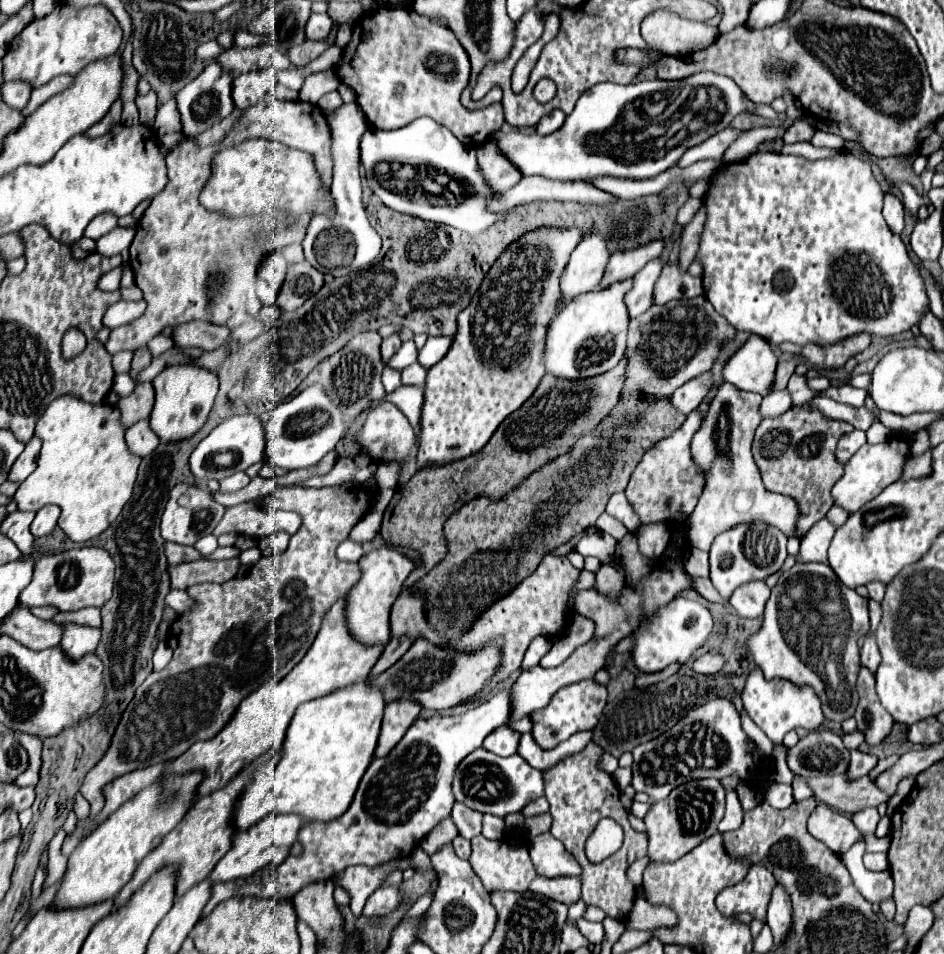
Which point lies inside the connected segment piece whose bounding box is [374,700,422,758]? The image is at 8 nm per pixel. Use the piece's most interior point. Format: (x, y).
(399, 715)

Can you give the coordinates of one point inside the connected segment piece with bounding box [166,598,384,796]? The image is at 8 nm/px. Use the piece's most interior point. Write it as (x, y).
(335, 660)

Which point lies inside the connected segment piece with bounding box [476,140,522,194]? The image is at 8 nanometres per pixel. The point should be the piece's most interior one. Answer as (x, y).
(499, 174)

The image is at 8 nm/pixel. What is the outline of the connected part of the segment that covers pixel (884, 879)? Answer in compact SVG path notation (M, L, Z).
M859 840L858 844L854 844L854 848L842 856L844 864L848 866L850 870L850 876L856 884L856 888L860 890L860 894L872 902L872 904L878 904L886 898L892 896L892 890L894 890L894 880L889 869L878 872L868 872L864 866L862 866L862 854L865 853L865 842Z

